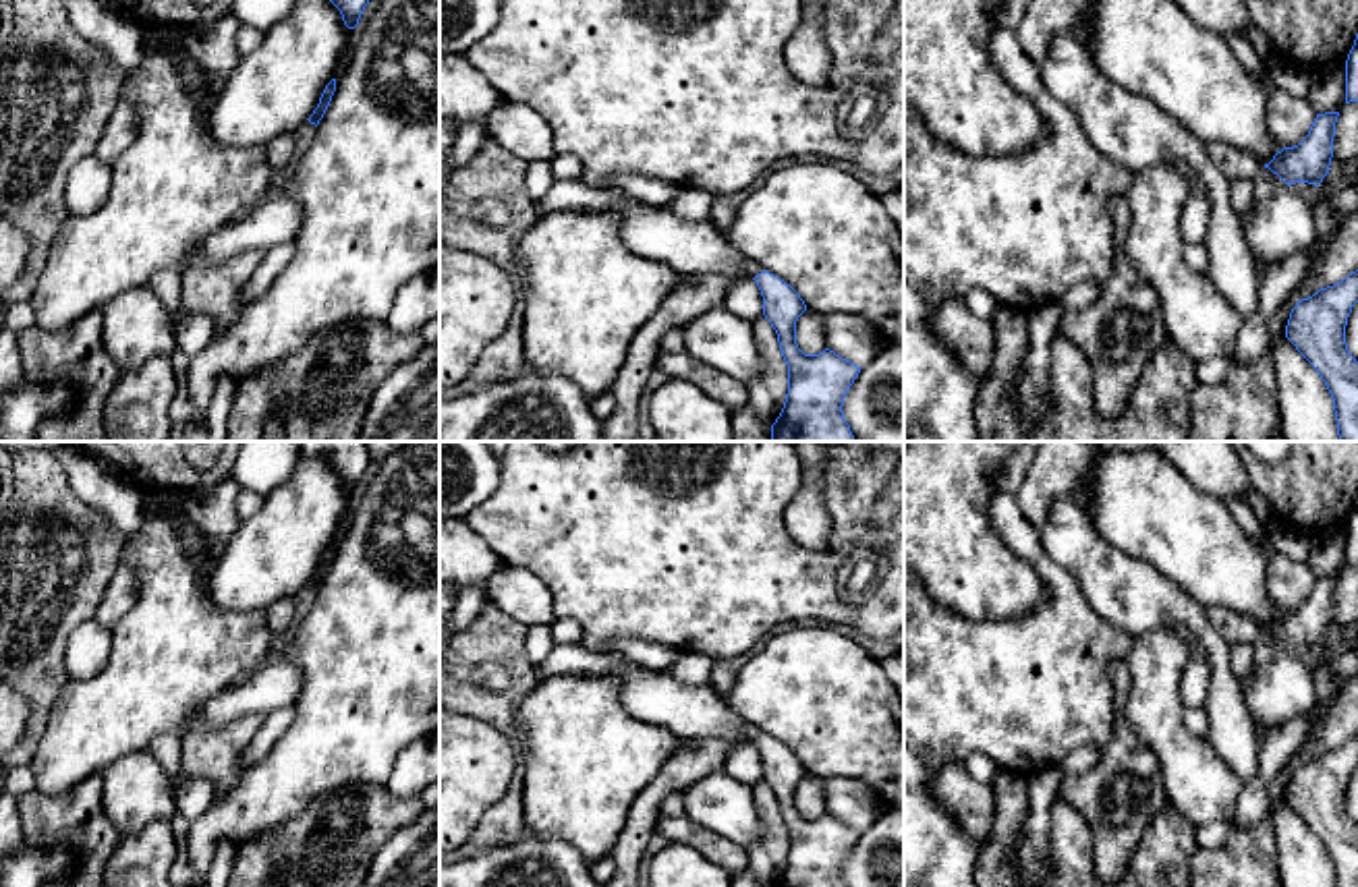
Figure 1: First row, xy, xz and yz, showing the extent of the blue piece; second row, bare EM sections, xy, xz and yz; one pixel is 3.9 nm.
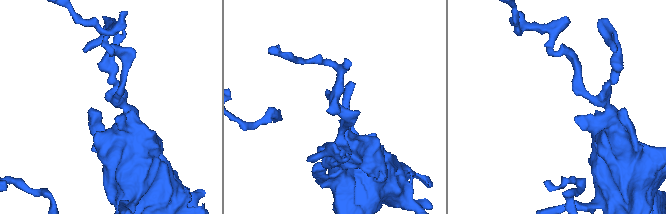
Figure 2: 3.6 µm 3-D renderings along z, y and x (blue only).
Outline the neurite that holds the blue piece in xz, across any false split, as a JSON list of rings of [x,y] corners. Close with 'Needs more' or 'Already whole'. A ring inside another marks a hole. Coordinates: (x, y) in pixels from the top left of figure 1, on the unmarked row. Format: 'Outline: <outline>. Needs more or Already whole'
Outline: [[[757,727],[742,742],[753,742],[763,761],[763,779],[777,798],[788,829],[788,858],[775,887],[846,887],[844,862],[860,831],[825,812],[804,819],[796,808],[796,785],[807,775],[800,759]]]. Needs more

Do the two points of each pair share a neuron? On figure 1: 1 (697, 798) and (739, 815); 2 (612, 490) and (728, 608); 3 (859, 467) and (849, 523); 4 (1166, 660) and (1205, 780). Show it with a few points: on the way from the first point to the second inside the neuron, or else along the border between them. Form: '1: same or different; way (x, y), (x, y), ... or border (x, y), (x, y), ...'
1: same; way (708, 800), (728, 809)
2: same; way (641, 519), (703, 579)
3: same; way (853, 481), (851, 508)
4: same; way (1164, 689), (1164, 732), (1178, 751)

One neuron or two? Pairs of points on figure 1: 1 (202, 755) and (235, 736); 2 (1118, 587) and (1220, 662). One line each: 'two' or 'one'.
1: one
2: one

